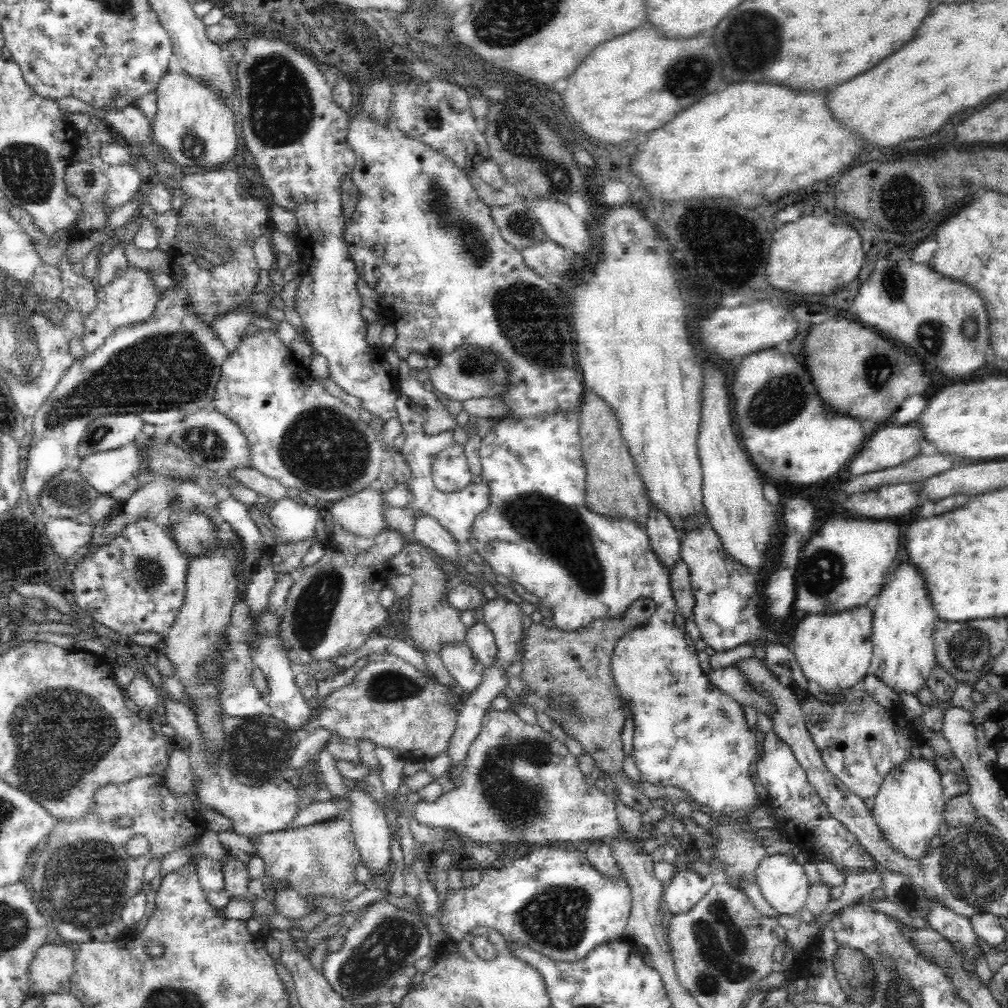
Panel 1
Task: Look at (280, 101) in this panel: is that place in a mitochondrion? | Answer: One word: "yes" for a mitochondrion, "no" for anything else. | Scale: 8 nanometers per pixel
yes

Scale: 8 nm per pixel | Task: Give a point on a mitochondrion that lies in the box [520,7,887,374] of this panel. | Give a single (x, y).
(753, 38)

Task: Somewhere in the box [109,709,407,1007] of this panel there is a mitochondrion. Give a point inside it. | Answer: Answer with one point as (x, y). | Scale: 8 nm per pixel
(257, 748)

